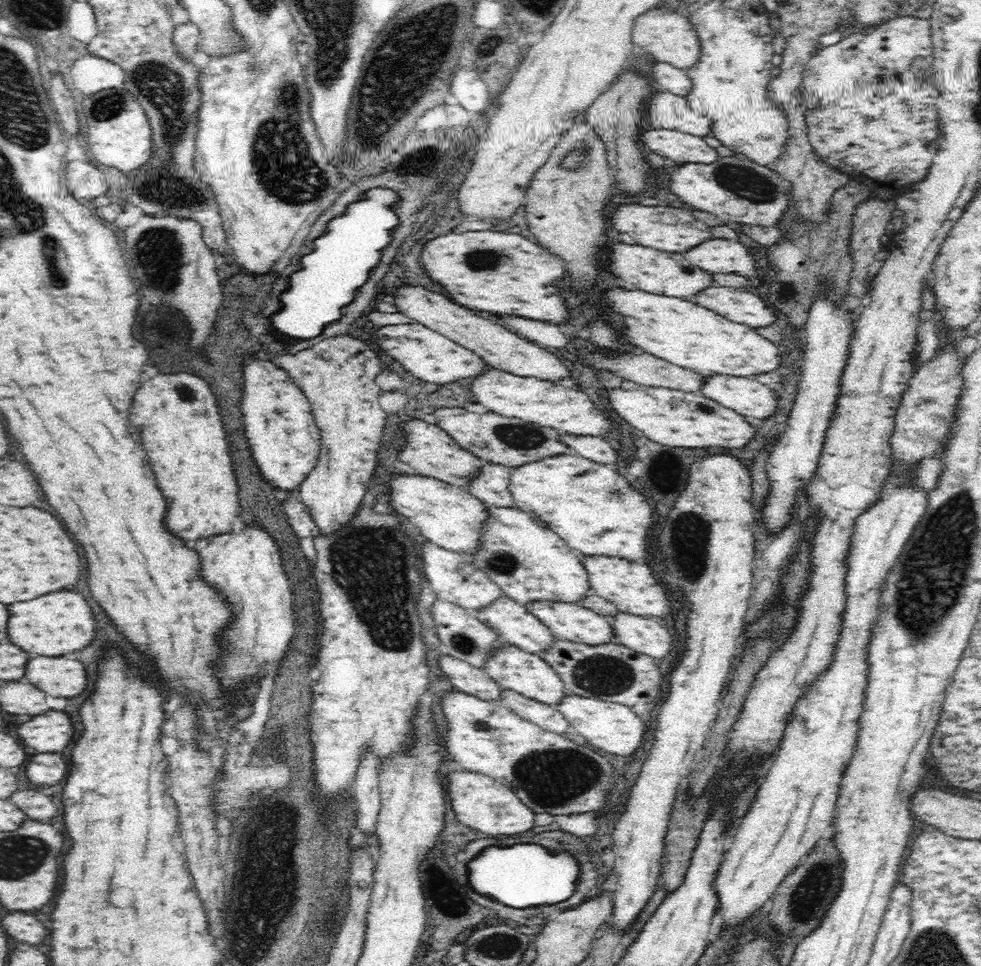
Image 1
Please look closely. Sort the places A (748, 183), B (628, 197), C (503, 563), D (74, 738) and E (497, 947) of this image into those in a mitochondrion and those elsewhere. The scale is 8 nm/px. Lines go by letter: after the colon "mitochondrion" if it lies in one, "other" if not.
A: mitochondrion
B: other
C: mitochondrion
D: other
E: mitochondrion

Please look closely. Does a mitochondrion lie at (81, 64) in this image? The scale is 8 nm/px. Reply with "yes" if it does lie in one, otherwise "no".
no

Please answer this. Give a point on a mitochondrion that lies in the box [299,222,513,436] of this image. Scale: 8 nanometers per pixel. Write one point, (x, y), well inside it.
(472, 260)

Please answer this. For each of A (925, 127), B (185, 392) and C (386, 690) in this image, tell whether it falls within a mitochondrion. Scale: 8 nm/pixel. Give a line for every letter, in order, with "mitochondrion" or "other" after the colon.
A: other
B: mitochondrion
C: other

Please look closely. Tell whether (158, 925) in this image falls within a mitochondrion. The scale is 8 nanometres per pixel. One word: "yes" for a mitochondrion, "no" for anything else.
no

